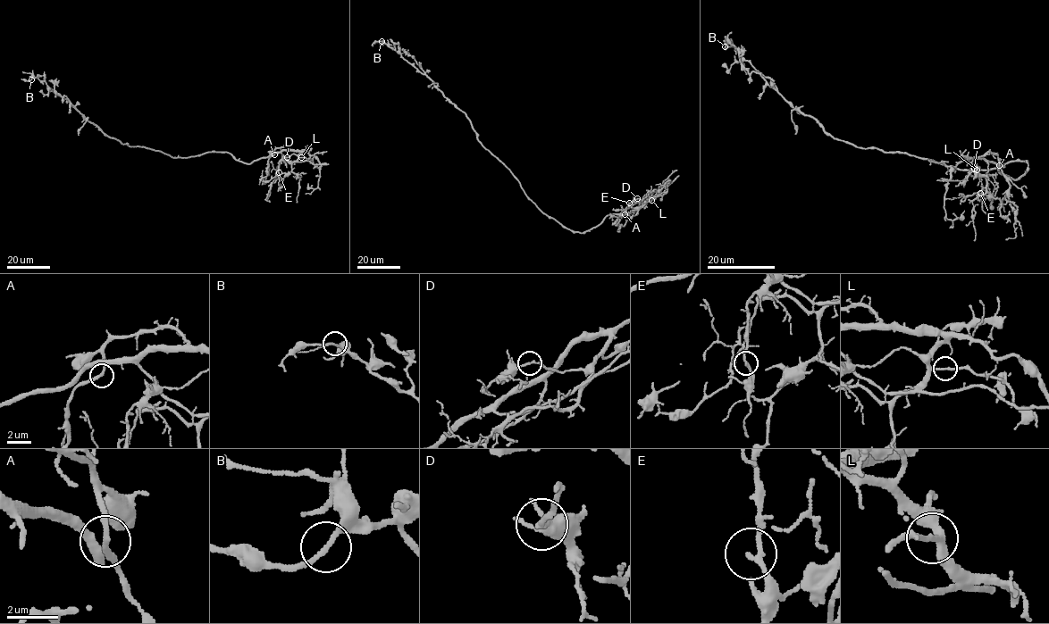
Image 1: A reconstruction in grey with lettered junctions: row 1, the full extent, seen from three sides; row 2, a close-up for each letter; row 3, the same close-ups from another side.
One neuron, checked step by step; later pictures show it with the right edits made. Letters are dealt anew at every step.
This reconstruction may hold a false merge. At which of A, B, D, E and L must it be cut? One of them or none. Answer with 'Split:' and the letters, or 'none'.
Split: none

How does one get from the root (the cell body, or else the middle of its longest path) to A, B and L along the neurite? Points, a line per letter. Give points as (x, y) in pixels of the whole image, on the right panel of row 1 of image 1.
A: (955, 168), (991, 170), (1010, 161), (1026, 161), (1028, 170), (1019, 178), (1012, 178), (1001, 173), (999, 165)
B: (955, 168), (905, 153), (862, 148), (833, 138), (812, 116), (796, 111), (776, 85), (731, 43), (725, 46)
L: (955, 168), (1028, 163), (1018, 178), (1002, 175), (993, 162), (987, 162), (984, 177), (977, 170)

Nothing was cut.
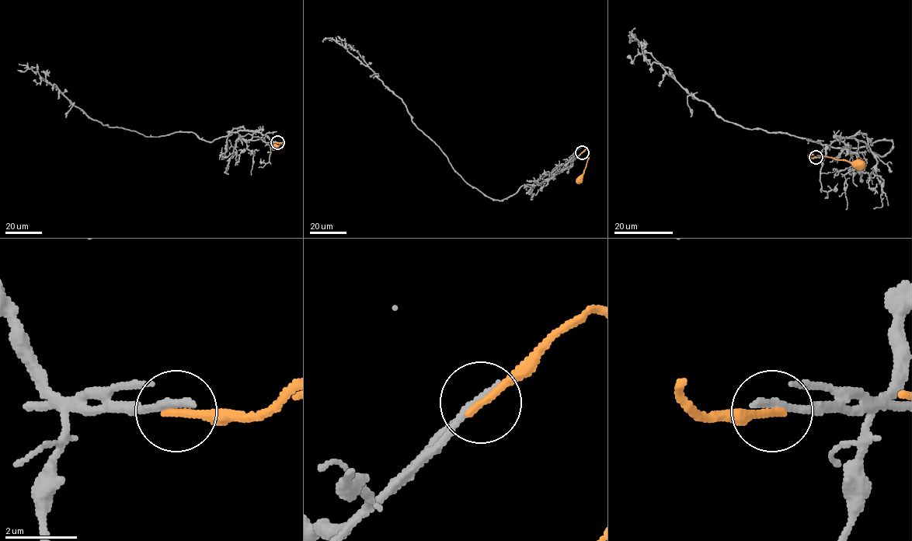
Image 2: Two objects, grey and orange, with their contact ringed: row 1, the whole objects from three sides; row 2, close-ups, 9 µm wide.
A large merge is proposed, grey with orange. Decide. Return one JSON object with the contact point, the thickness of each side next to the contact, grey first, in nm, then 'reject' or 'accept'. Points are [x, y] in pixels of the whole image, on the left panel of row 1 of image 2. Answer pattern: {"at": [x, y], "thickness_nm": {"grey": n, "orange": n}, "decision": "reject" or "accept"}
{"at": [277, 142], "thickness_nm": {"grey": 280, "orange": 240}, "decision": "reject"}

